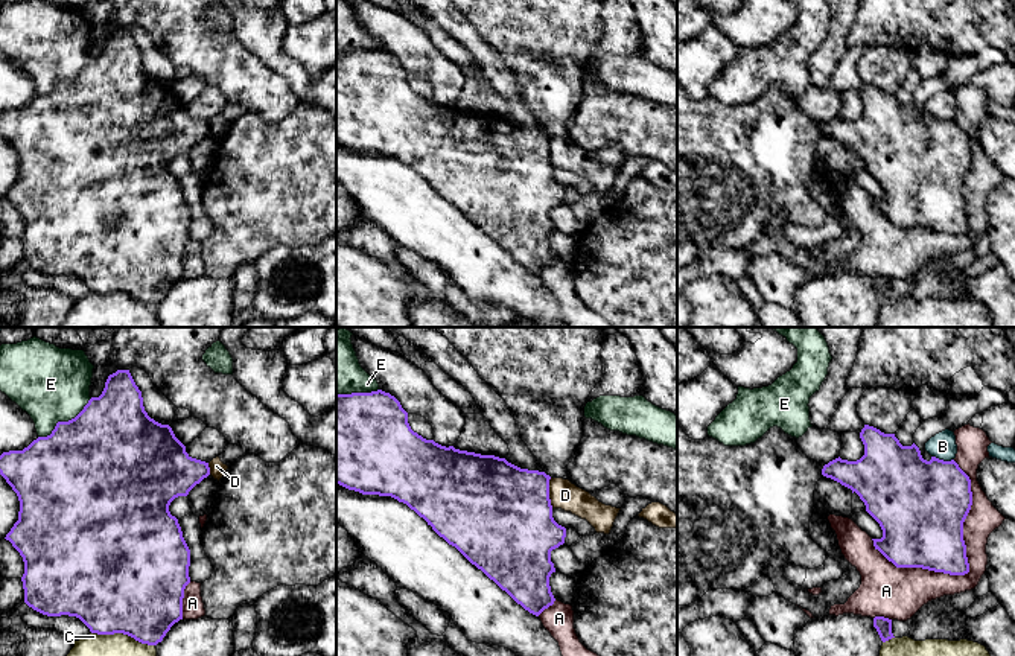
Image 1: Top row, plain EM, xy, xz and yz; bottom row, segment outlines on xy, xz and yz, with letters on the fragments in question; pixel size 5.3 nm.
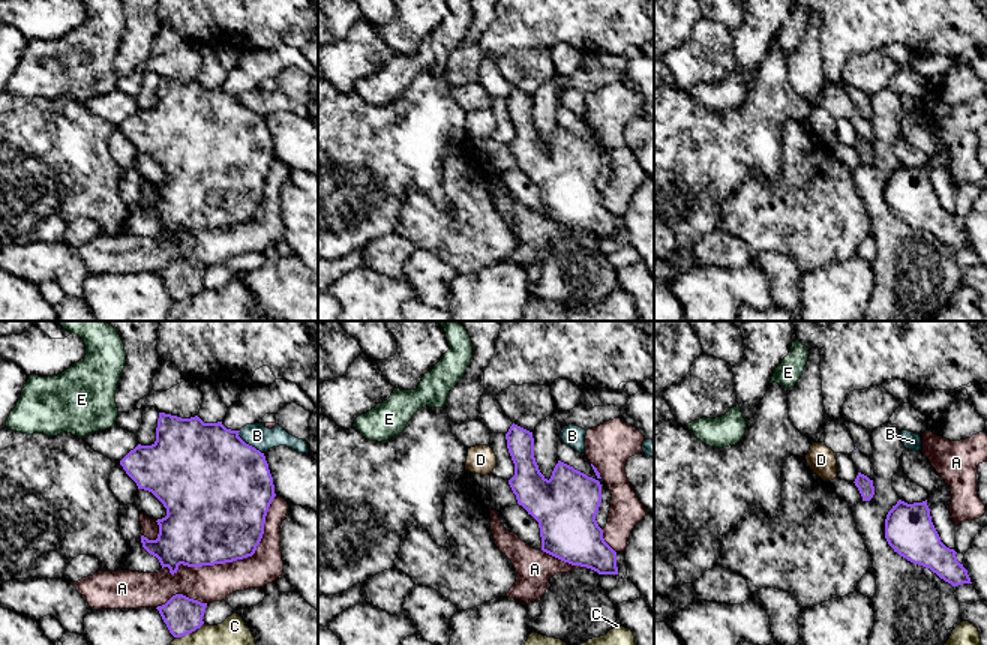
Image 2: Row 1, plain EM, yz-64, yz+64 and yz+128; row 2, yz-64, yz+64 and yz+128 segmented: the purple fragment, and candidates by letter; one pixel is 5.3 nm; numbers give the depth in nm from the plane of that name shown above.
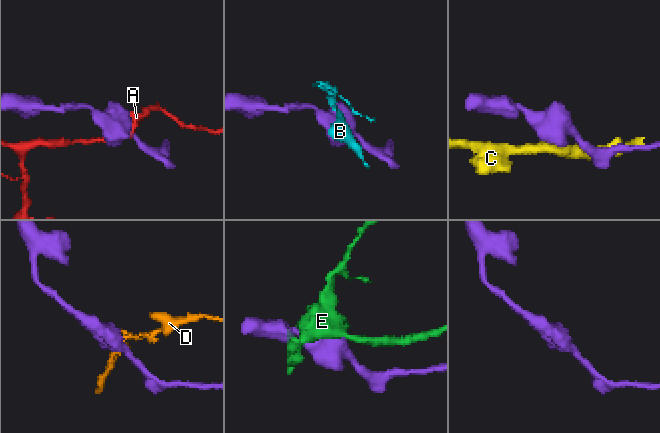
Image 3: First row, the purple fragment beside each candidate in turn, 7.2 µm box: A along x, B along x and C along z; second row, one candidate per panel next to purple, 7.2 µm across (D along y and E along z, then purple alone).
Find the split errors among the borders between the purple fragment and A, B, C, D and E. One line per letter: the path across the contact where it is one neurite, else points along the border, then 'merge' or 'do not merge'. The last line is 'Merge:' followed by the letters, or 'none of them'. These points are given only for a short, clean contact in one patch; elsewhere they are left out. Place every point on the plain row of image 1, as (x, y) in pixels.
A: do not merge
B: along yz (932, 114), (941, 119), (953, 119) | do not merge
C: do not merge
D: along xz (550, 137), (550, 163), (553, 166) | do not merge
E: do not merge
Merge: none of them

